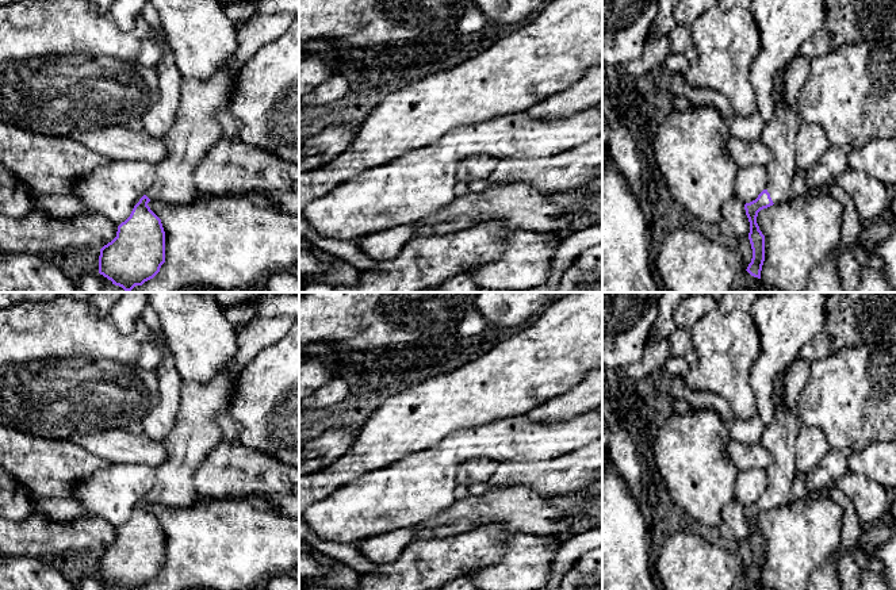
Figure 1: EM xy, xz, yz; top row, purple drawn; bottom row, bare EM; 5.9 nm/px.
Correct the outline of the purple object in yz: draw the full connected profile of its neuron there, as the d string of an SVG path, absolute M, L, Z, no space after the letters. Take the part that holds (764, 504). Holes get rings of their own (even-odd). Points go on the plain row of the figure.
M784 390L784 399L780 407L777 409L771 424L766 426L762 434L761 442L759 442L771 455L771 463L766 468L766 472L769 475L767 490L758 498L755 503L744 507L746 518L750 525L748 543L750 543L751 552L753 552L753 562L746 574L751 579L758 581L758 582L761 582L761 574L762 574L762 568L765 564L765 539L759 533L759 529L757 526L757 520L761 513L767 512L773 507L781 507L794 501L794 495L792 493L792 484L797 474L796 442L797 442L797 437L799 437L801 426L803 425L799 417L785 403L785 390Z

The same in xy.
M226 378L183 383L180 396L175 425L162 441L168 457L154 468L152 491L118 529L116 540L100 552L99 576L119 590L142 589L160 575L165 566L165 535L148 506L188 507L202 501L194 484L195 472L222 441L215 417L227 398Z

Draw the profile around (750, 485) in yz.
M765 468L740 471L734 482L734 499L744 507L755 503L766 493L769 475Z

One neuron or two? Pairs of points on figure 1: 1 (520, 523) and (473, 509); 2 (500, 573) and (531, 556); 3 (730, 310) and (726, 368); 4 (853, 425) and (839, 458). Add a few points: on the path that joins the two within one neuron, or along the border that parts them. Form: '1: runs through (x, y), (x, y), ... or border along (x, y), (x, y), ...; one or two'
1: runs through (508, 510), (485, 509); one
2: runs through (508, 573), (514, 573), (523, 564); one
3: runs through (730, 325), (726, 337), (726, 353); one
4: border along (830, 448), (849, 449), (852, 452); two

